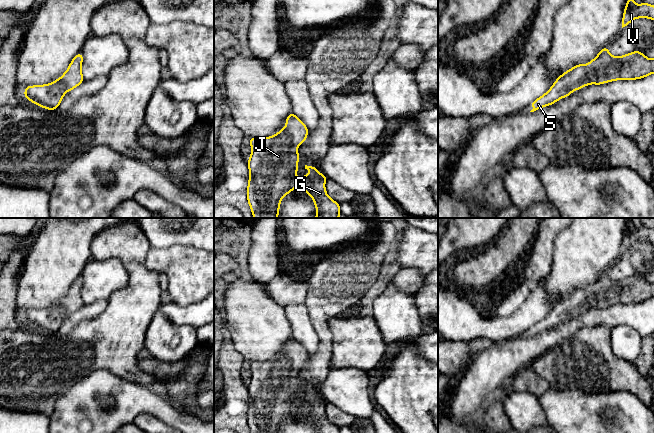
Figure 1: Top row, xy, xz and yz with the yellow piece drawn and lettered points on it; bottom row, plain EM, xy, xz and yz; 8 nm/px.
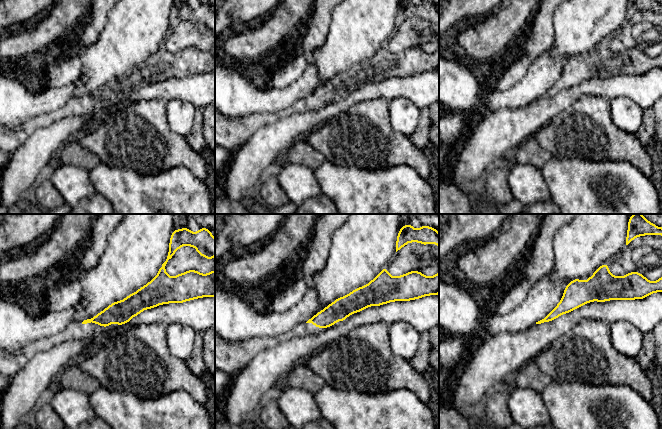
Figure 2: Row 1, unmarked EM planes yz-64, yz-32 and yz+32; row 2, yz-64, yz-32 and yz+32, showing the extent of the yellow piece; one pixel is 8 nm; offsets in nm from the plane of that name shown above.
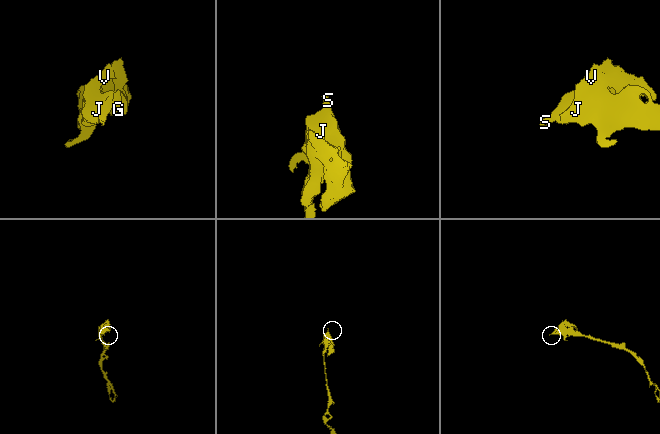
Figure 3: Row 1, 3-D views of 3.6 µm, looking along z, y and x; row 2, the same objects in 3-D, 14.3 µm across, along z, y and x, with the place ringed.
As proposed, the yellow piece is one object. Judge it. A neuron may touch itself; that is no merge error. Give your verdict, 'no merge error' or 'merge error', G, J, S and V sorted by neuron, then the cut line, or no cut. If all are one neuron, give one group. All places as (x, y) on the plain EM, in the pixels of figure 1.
no merge error; groups G J S V; cut none

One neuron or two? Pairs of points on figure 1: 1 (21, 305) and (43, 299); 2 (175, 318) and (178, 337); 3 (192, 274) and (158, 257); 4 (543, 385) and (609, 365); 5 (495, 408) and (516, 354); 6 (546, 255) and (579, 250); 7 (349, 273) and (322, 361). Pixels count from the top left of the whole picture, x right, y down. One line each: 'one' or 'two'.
1: one
2: two
3: one
4: two
5: two
6: two
7: one

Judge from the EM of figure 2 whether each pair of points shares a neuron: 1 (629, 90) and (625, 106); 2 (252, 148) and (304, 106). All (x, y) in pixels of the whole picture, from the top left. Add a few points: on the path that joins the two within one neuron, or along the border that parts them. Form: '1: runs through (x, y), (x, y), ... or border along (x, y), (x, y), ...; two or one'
1: border along (610, 99), (628, 97), (643, 109); two
2: border along (317, 108), (302, 113), (292, 113), (272, 123); two

